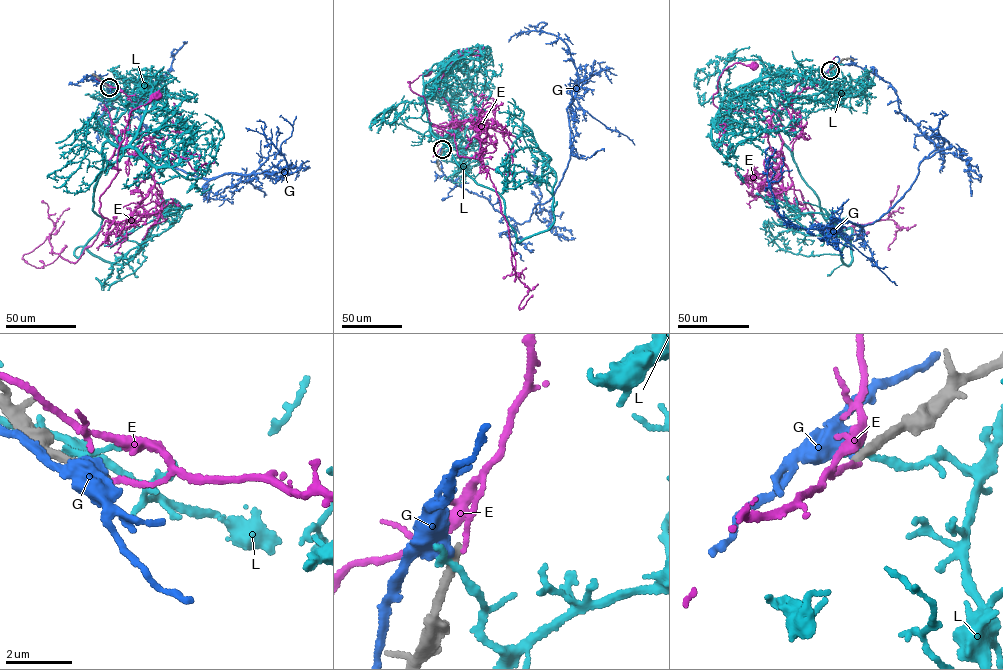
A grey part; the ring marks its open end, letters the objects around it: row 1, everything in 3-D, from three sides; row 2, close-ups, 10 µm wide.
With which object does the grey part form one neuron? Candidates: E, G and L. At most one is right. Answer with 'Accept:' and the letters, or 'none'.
Accept: none

